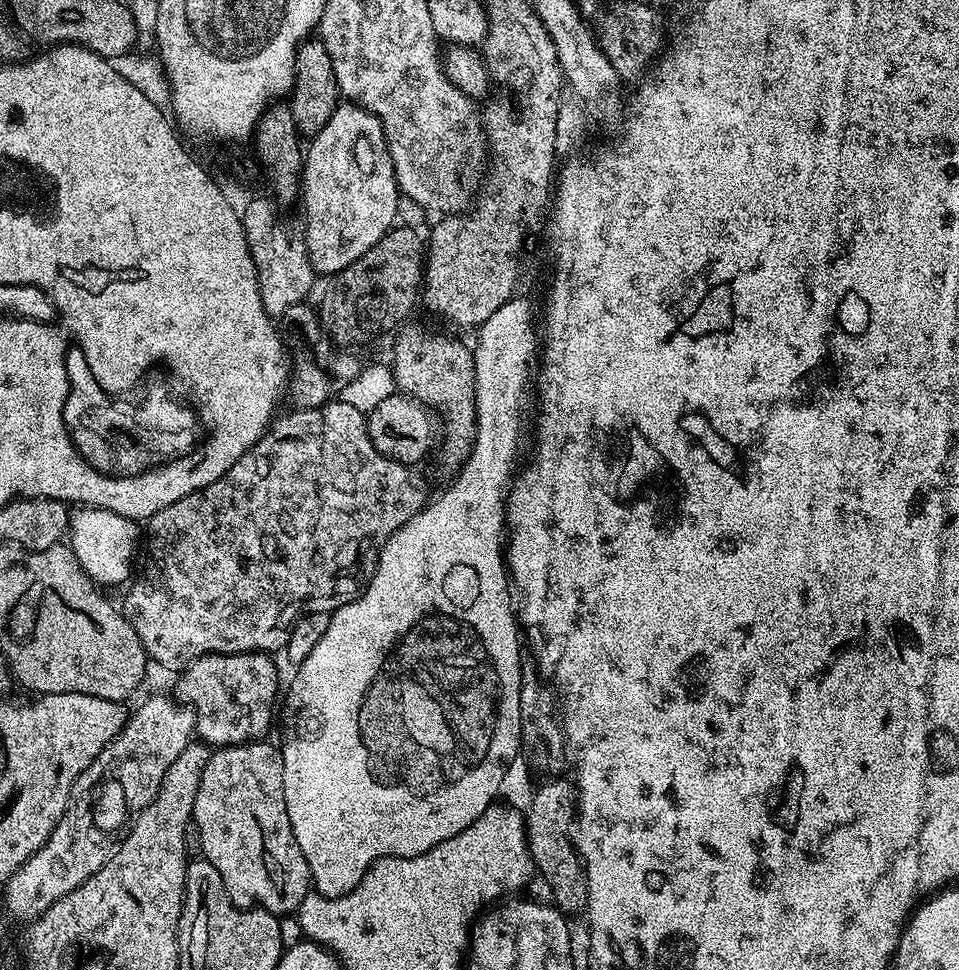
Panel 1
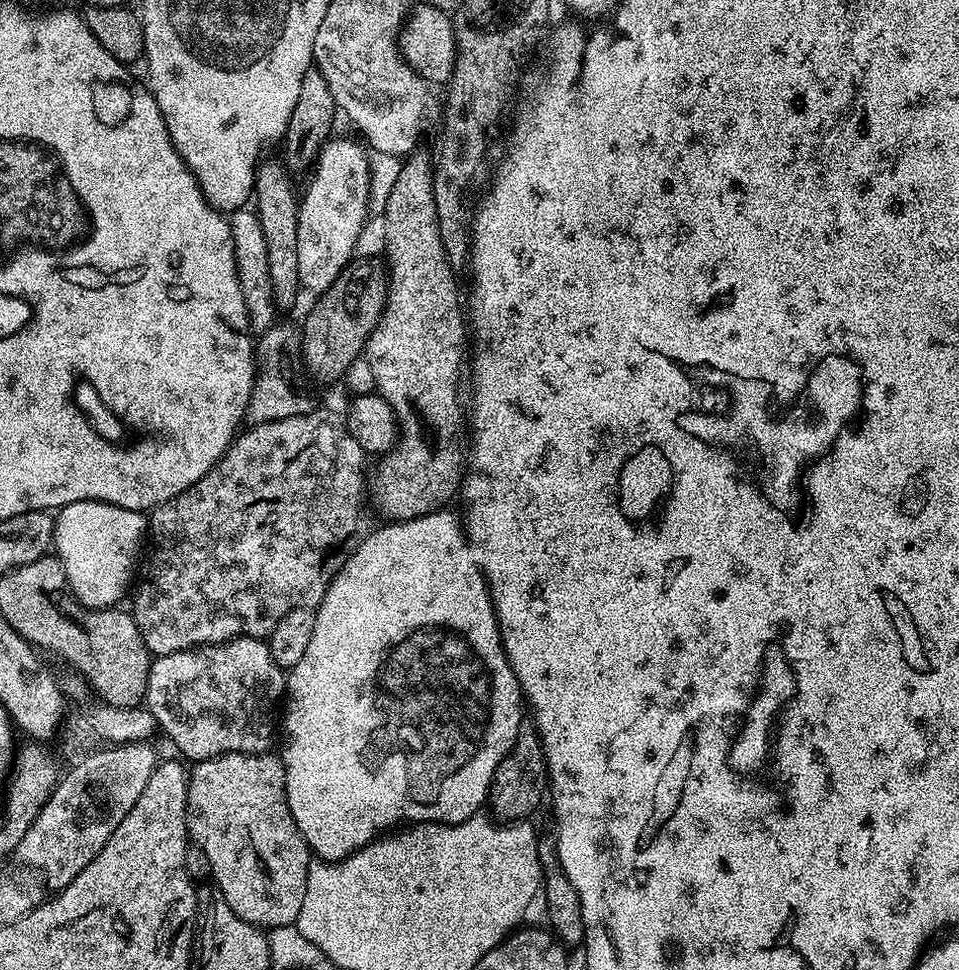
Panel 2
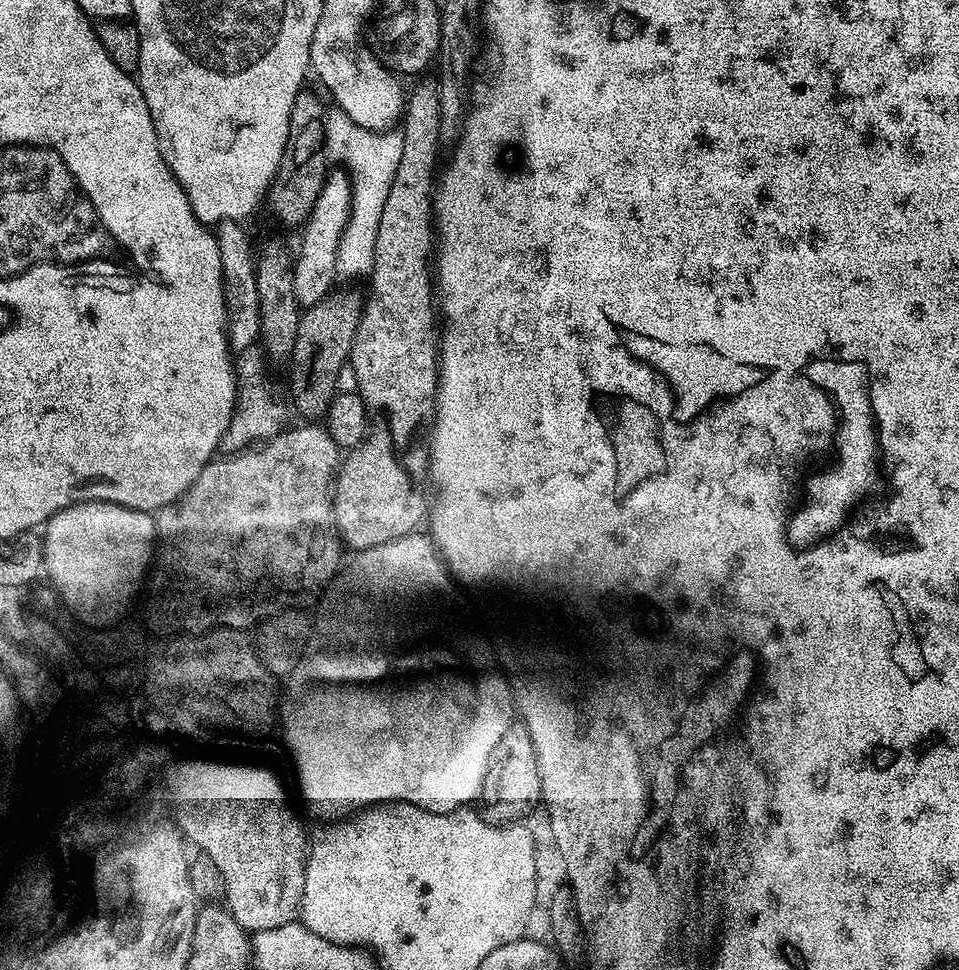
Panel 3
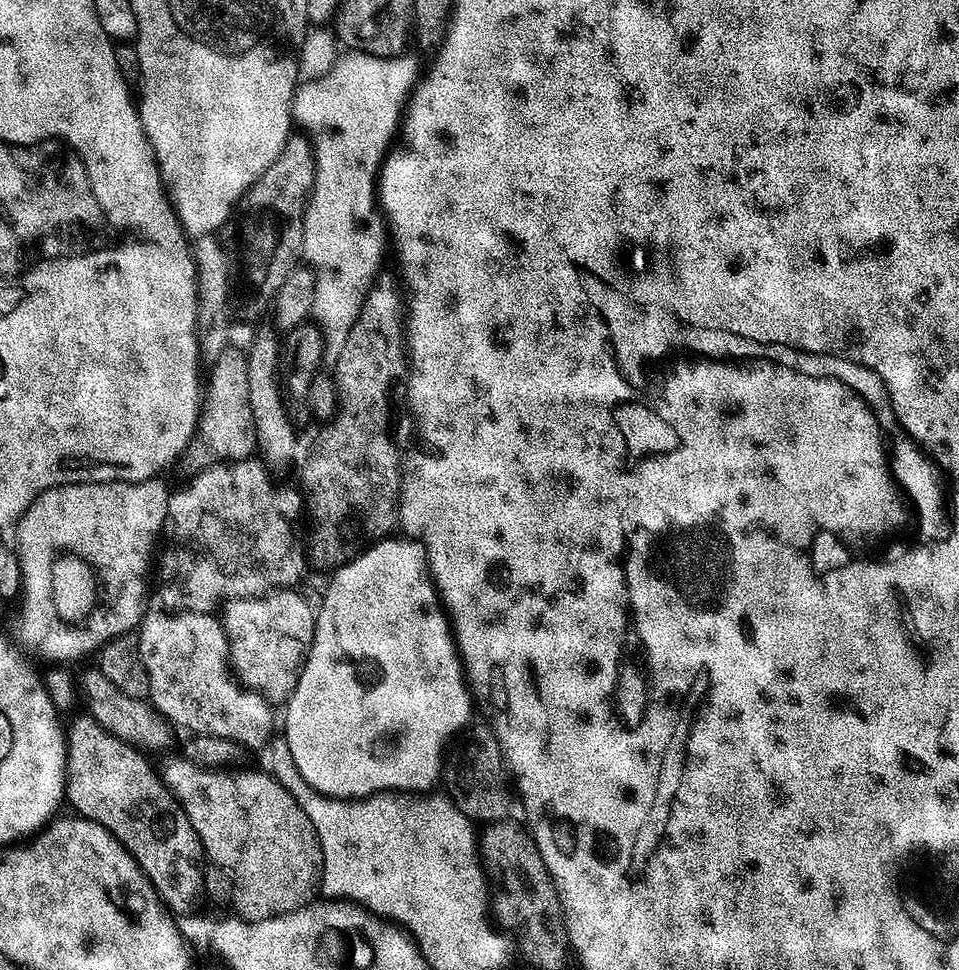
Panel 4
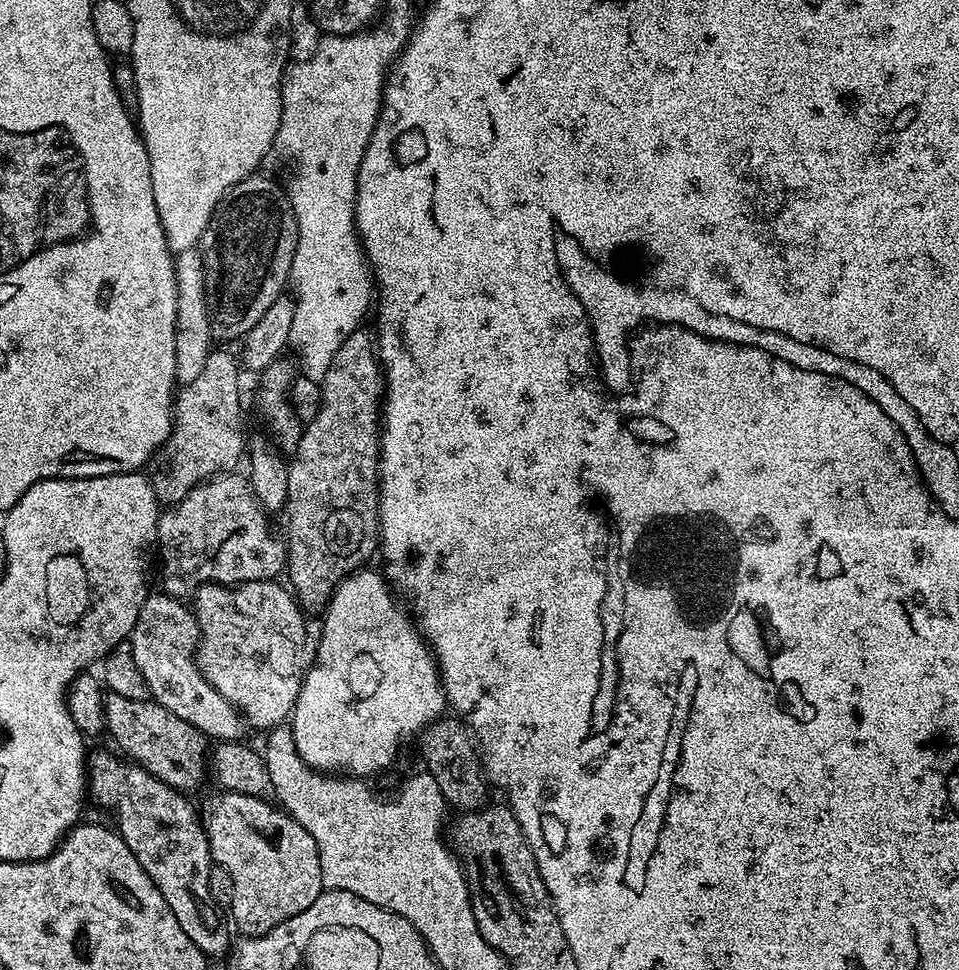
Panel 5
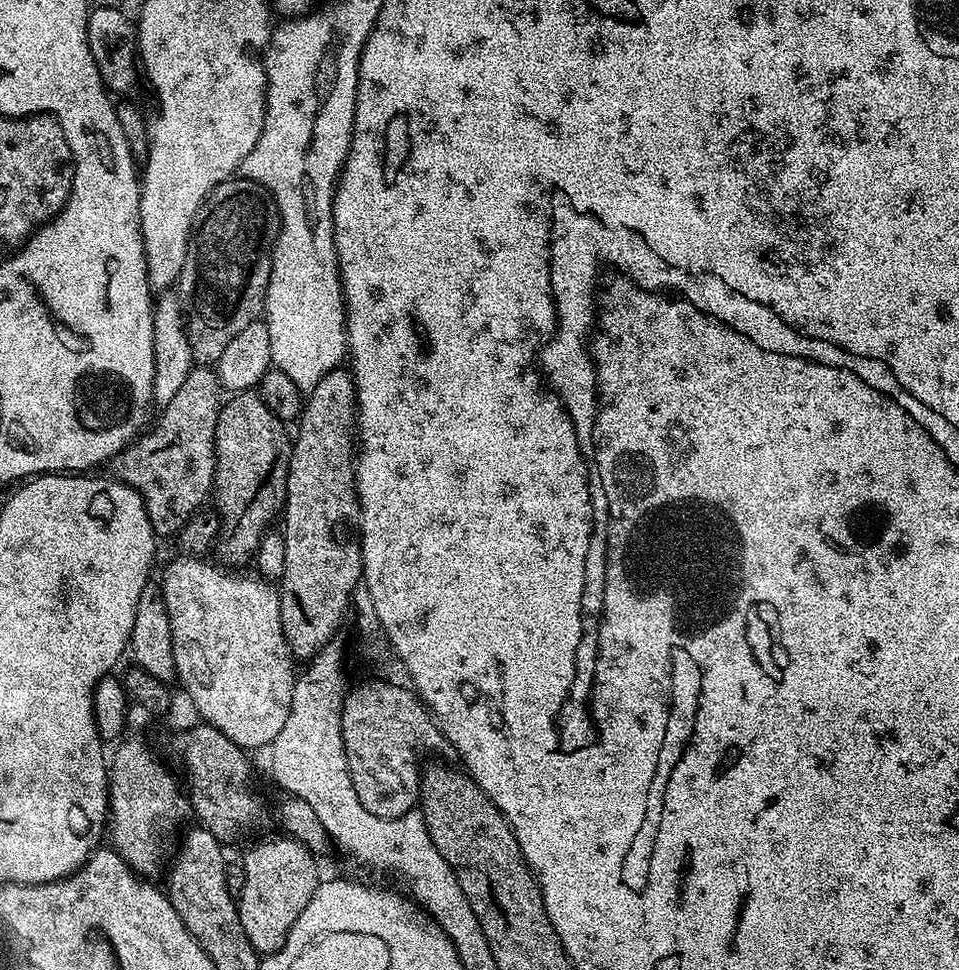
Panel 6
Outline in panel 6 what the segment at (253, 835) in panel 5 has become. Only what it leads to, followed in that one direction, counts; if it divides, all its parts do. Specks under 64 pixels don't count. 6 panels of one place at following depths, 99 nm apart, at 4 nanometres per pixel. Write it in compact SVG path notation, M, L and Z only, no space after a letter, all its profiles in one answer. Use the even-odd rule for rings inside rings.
M277 834L269 840L260 840L242 857L244 865L244 885L238 897L242 930L246 930L246 938L250 938L250 946L261 954L276 952L286 942L286 934L290 934L290 926L306 910L310 898L314 898L314 890L319 886L322 873L316 869L317 857L302 842L287 834Z

